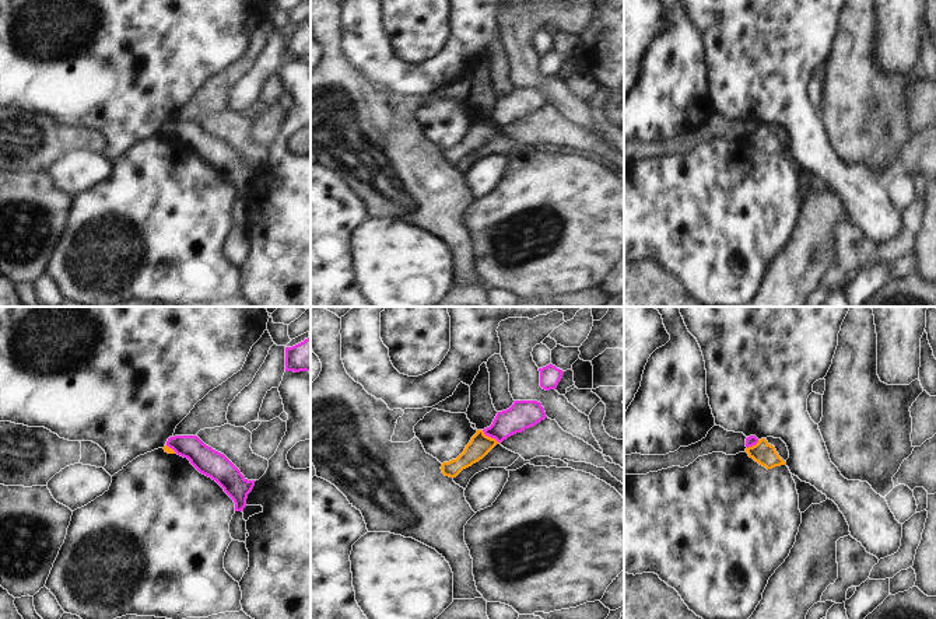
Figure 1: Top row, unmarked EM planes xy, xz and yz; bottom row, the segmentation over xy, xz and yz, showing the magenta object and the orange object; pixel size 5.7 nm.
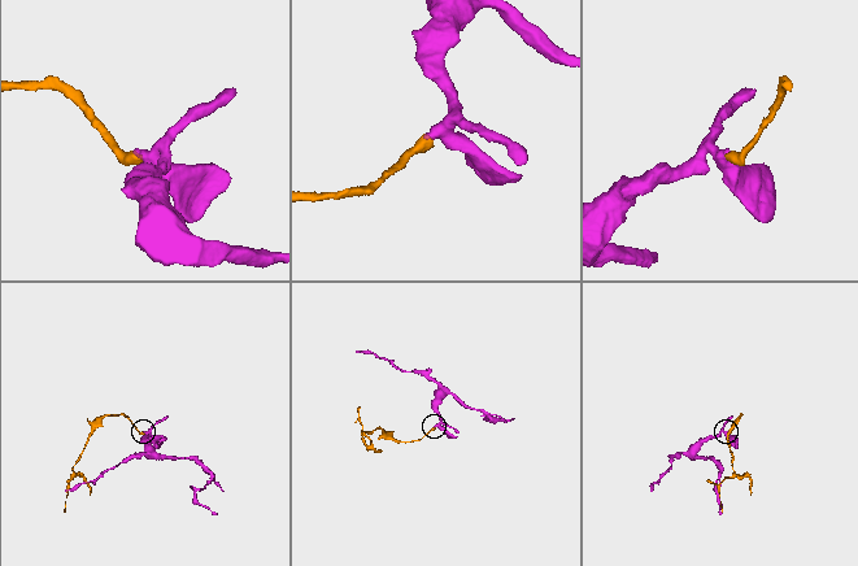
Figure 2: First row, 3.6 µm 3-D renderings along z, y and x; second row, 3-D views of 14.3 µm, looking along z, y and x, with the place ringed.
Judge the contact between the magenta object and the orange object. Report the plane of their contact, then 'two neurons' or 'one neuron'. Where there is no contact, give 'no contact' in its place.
contact in xz; two neurons

